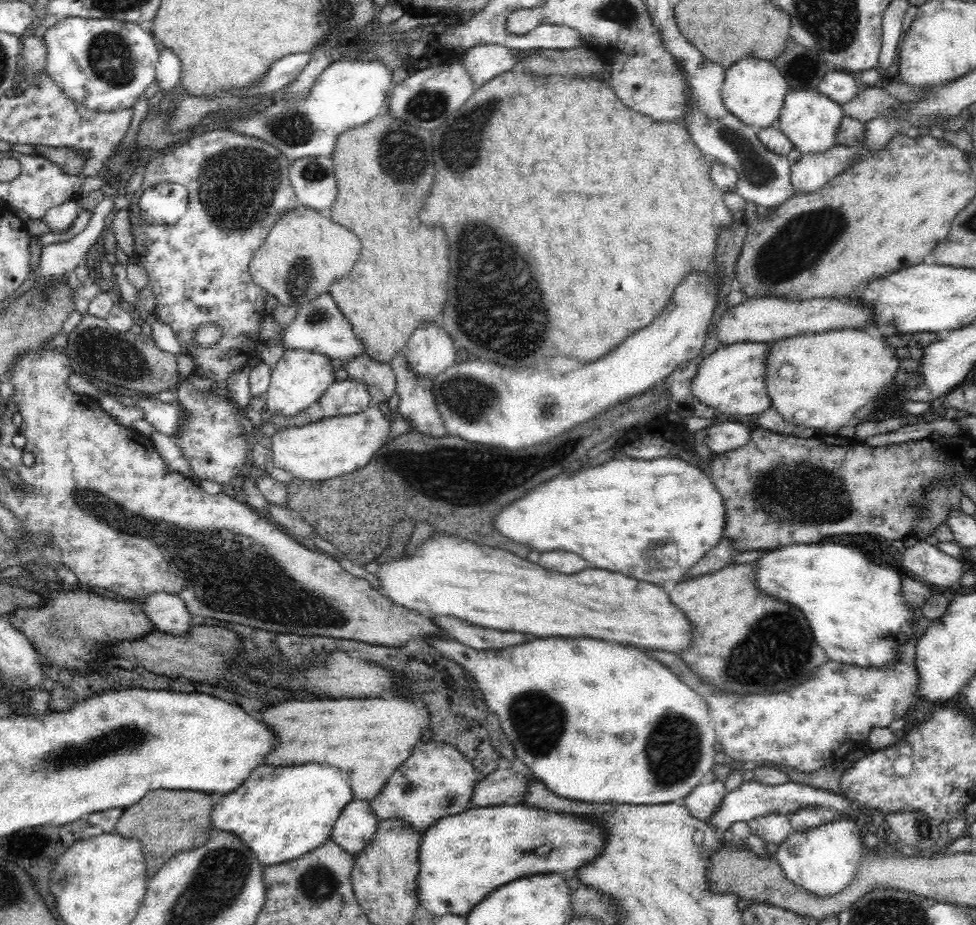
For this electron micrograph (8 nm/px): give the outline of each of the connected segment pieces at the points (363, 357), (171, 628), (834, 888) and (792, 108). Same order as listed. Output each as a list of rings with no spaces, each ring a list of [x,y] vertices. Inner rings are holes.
[[[360,354],[352,360],[342,360],[348,378],[367,385],[371,396],[370,405],[380,405],[395,393],[395,372],[389,363],[379,363],[368,354]]]
[[[158,592],[144,598],[140,605],[154,630],[167,635],[186,636],[193,626],[190,619],[192,614],[188,612],[185,602],[175,595]]]
[[[839,815],[807,831],[793,831],[774,854],[786,877],[796,885],[818,895],[831,897],[853,881],[864,852],[863,835],[856,820]]]
[[[820,88],[790,89],[784,97],[784,106],[775,126],[757,130],[764,147],[778,155],[788,157],[793,151],[798,153],[821,153],[837,144],[835,136],[845,118],[842,106],[820,92]]]

